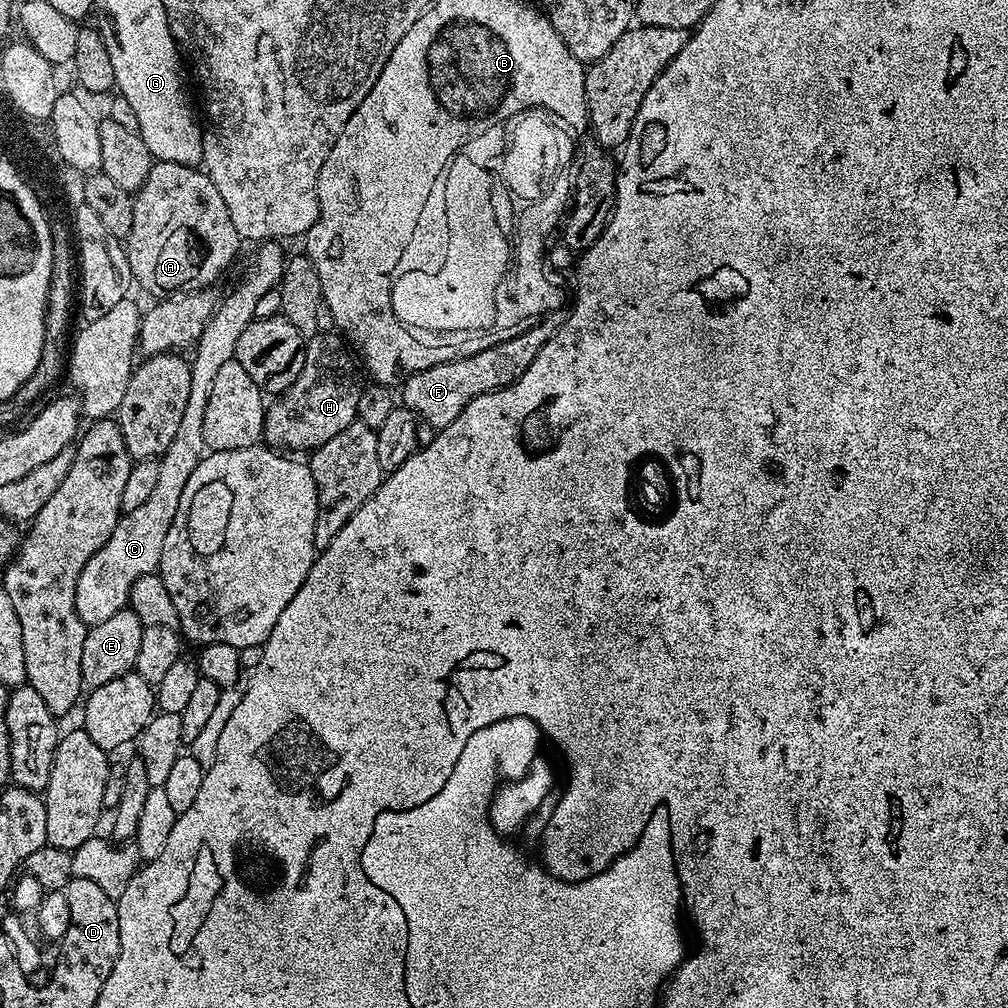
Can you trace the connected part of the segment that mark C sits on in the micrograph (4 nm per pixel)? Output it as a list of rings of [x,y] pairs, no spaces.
[[[265,240],[255,245],[256,253],[244,272],[244,277],[228,292],[228,297],[221,299],[216,305],[216,311],[206,322],[202,334],[196,339],[194,351],[190,356],[190,396],[187,399],[186,410],[183,411],[182,422],[174,433],[174,440],[159,457],[158,479],[154,481],[154,491],[150,499],[138,510],[123,513],[120,521],[114,526],[114,534],[86,562],[82,574],[78,574],[78,584],[74,590],[74,606],[78,618],[89,626],[98,622],[106,622],[118,610],[129,607],[128,596],[132,592],[134,582],[143,576],[151,576],[160,567],[162,558],[162,542],[166,542],[166,533],[170,530],[170,522],[174,522],[174,514],[178,514],[178,502],[182,499],[182,490],[194,474],[194,466],[204,459],[206,449],[202,438],[202,418],[206,414],[206,398],[210,396],[210,386],[218,369],[226,366],[226,362],[234,359],[238,338],[242,330],[254,318],[254,305],[258,298],[266,294],[266,290],[277,287],[280,275],[284,272],[286,251],[283,243],[276,240]]]

